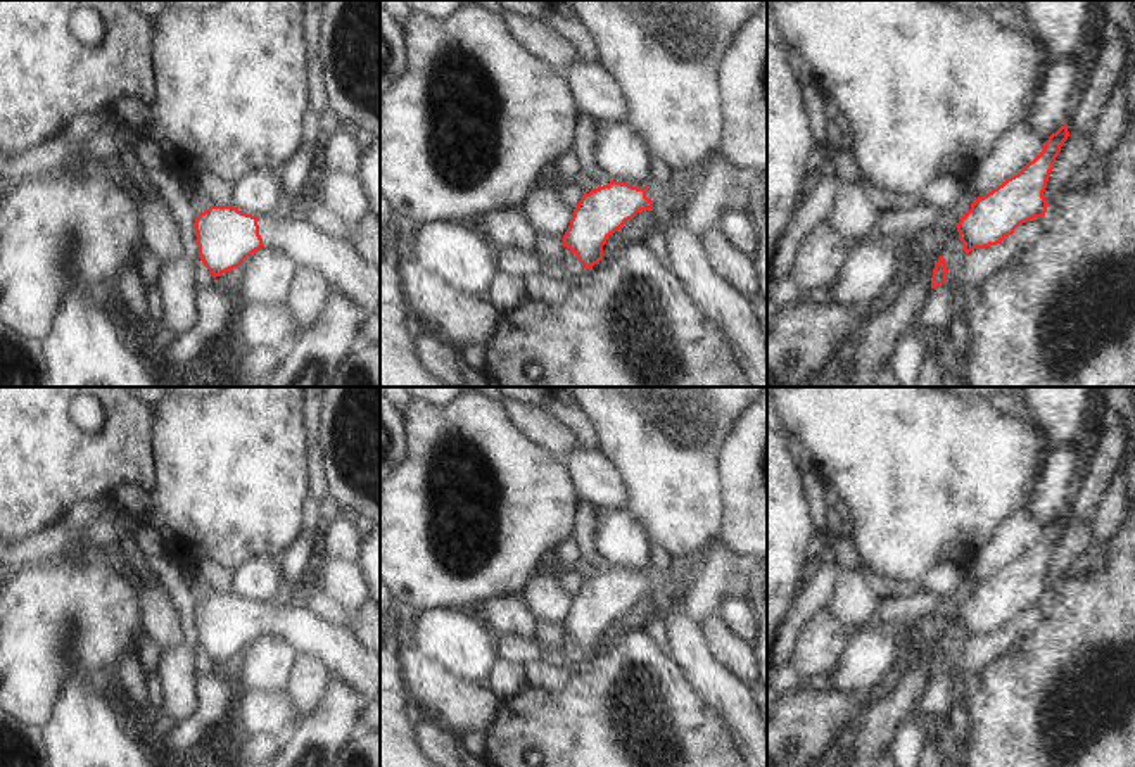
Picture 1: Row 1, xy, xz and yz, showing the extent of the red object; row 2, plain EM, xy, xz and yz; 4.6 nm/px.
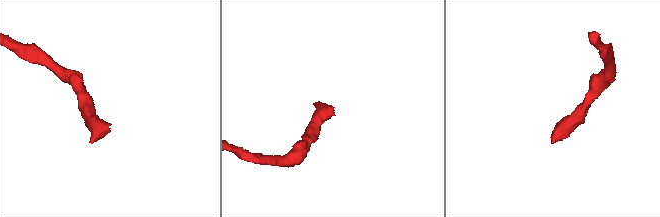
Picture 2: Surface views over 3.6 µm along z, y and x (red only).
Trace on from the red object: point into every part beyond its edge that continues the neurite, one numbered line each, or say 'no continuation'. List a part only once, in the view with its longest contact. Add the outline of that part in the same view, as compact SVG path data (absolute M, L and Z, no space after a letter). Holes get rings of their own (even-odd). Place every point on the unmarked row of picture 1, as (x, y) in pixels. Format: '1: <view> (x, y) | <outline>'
1: xy (346, 657) | M283 601L275 606L261 603L257 612L264 634L283 637L297 653L321 658L365 701L380 700L380 655L368 651L349 627L335 627L306 606Z

